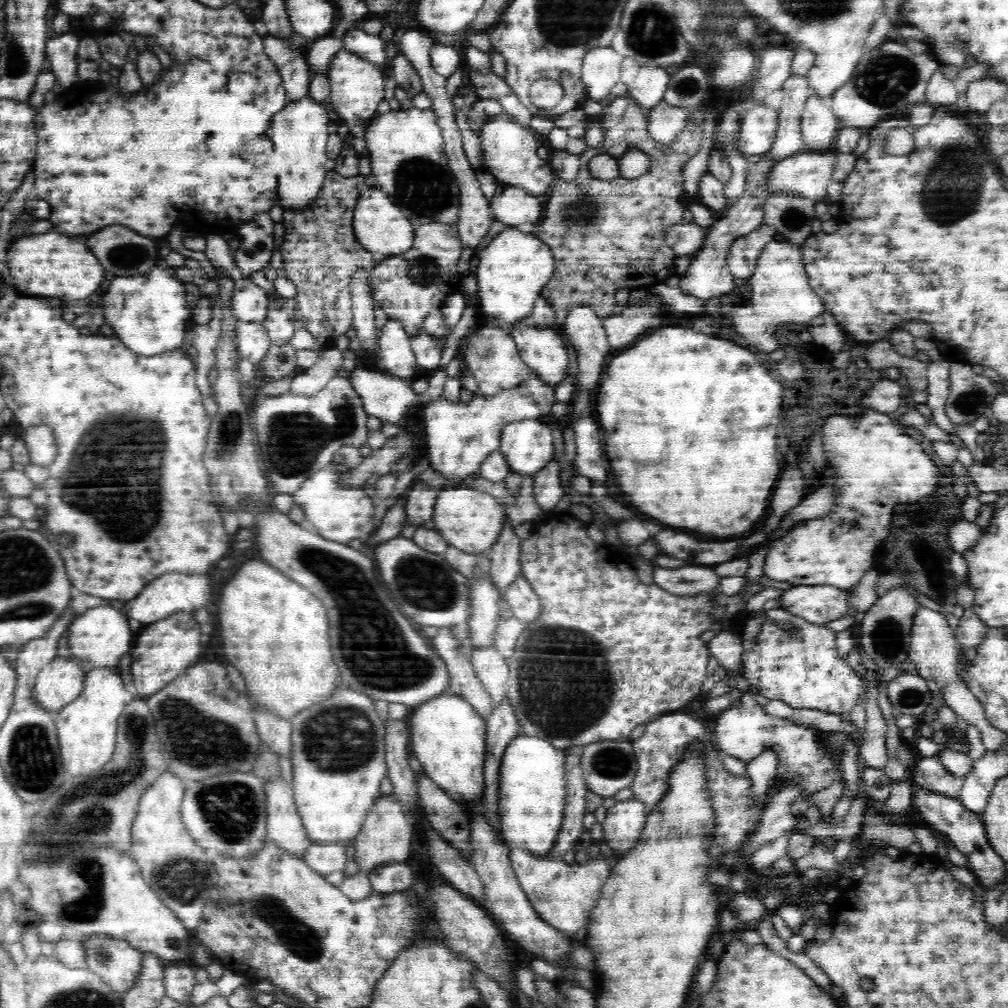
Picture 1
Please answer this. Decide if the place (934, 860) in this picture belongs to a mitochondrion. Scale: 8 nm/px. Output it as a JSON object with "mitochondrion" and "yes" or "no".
{"mitochondrion":"no"}

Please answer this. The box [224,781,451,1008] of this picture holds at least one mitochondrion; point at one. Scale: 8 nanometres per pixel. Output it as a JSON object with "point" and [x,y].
{"point":[297,937]}

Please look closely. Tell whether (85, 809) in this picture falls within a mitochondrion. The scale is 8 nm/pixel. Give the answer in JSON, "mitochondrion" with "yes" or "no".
{"mitochondrion":"yes"}

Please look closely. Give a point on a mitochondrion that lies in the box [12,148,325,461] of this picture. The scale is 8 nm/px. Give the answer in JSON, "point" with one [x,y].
{"point":[123,255]}

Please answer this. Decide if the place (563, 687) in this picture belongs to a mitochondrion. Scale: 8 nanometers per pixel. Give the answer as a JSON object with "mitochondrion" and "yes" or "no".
{"mitochondrion":"yes"}

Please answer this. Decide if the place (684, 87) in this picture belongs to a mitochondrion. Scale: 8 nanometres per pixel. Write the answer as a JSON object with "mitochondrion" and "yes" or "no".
{"mitochondrion":"yes"}

